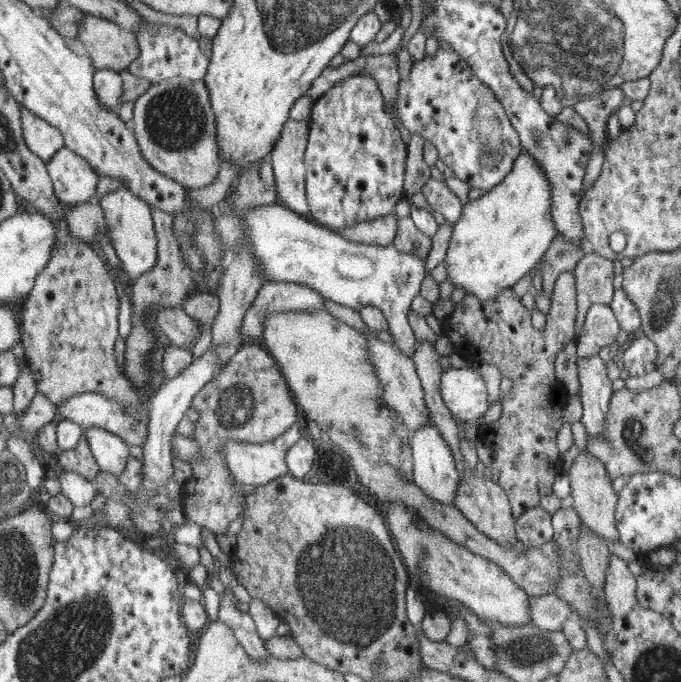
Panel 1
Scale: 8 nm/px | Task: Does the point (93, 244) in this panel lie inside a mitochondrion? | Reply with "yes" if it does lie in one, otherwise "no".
no

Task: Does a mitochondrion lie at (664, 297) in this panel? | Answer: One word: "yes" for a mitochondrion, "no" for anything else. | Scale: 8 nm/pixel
yes

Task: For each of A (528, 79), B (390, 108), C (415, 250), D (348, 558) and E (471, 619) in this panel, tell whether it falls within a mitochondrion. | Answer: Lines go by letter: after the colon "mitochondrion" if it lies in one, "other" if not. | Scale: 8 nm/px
A: mitochondrion
B: other
C: other
D: mitochondrion
E: other

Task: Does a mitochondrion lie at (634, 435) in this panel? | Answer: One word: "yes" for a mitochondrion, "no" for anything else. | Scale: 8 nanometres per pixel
yes

